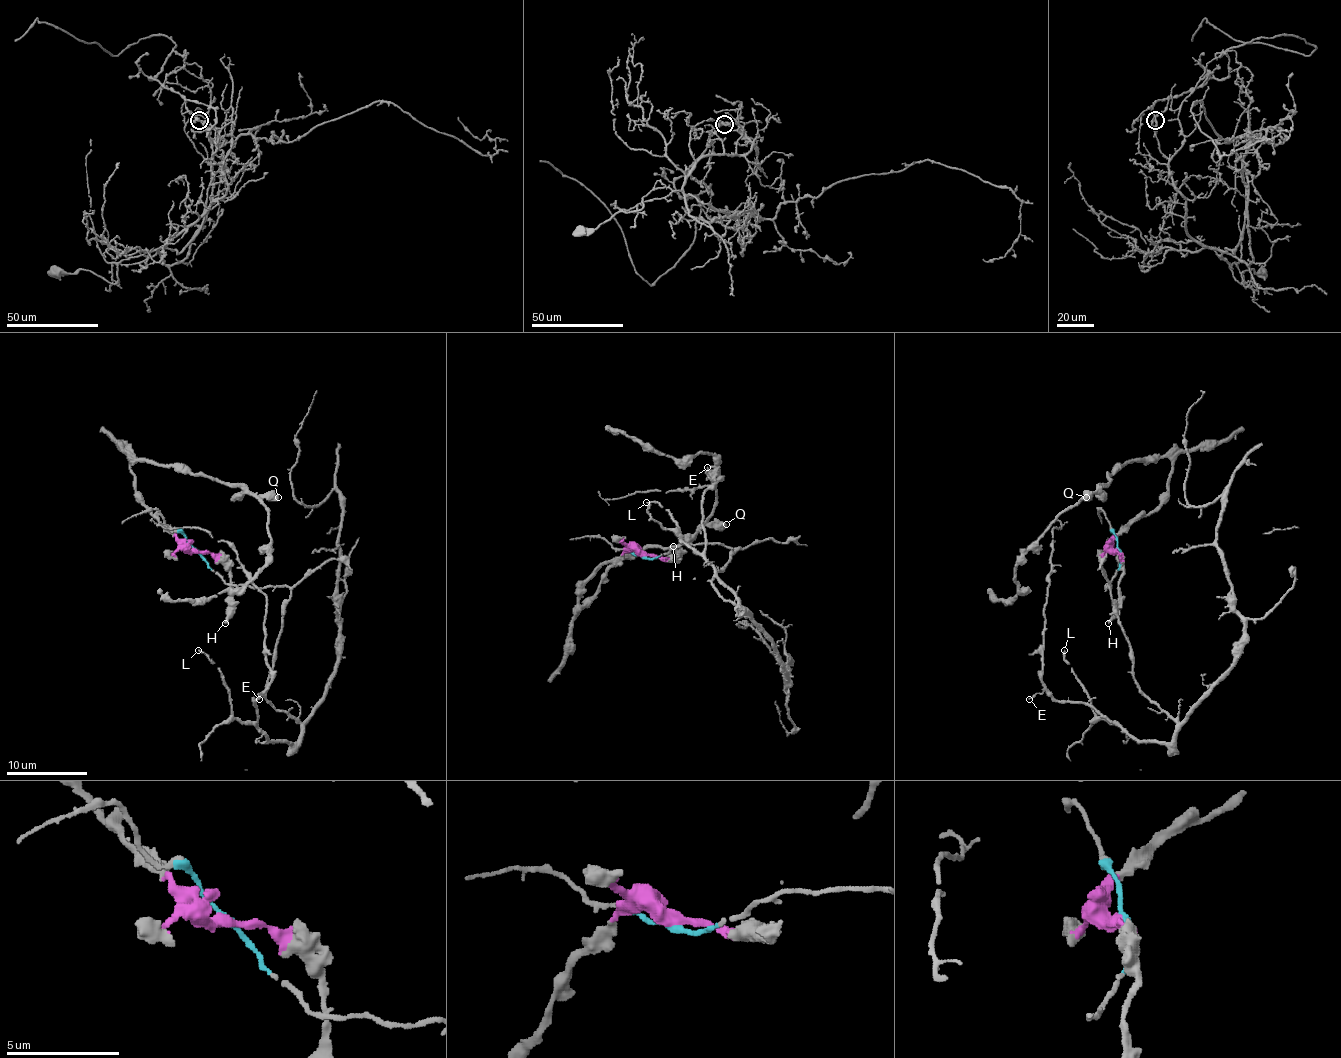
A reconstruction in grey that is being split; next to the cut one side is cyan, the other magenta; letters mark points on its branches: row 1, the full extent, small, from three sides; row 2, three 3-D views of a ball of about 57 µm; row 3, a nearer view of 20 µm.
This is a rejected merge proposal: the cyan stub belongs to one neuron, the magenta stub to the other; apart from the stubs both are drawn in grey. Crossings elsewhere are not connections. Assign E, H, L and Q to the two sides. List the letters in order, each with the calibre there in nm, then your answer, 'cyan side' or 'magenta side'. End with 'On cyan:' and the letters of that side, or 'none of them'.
E: calibre 130 nm; cyan side
H: calibre 280 nm; magenta side
L: calibre 150 nm; cyan side
Q: calibre 700 nm; magenta side
On cyan: E, L

